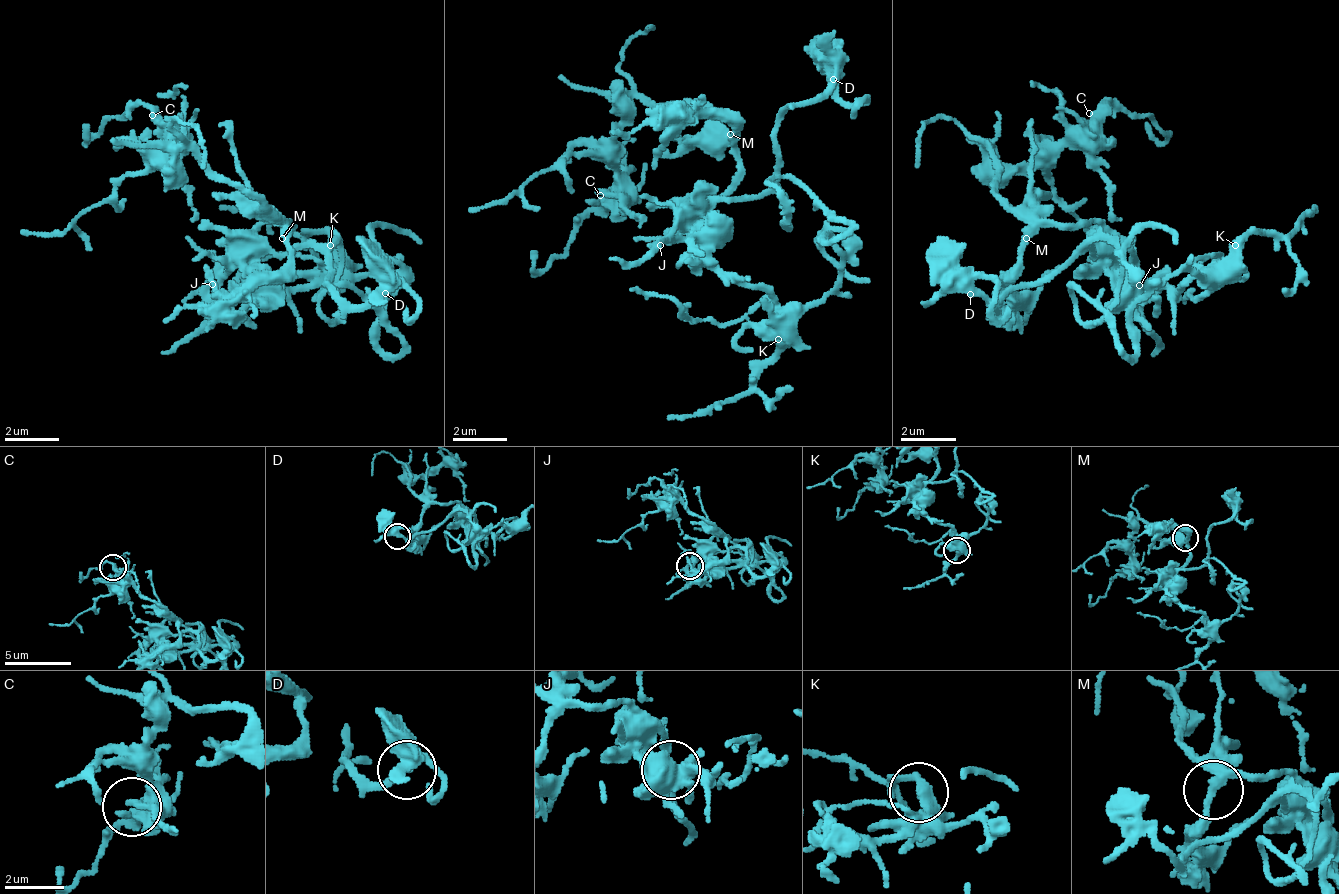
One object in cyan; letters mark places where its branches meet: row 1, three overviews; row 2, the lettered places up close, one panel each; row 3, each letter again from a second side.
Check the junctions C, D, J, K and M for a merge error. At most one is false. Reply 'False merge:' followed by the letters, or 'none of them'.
False merge: none of them

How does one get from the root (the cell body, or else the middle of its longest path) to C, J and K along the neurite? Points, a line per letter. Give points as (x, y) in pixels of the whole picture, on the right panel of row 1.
C: (1089, 252), (1089, 238), (1096, 231), (1096, 224), (1110, 210), (1110, 183), (1103, 176), (1103, 127), (1089, 113)
J: (1089, 252), (1103, 252), (1137, 287)
K: (1089, 252), (1110, 273), (1137, 273), (1165, 287), (1179, 287), (1193, 273), (1214, 273), (1235, 245)

